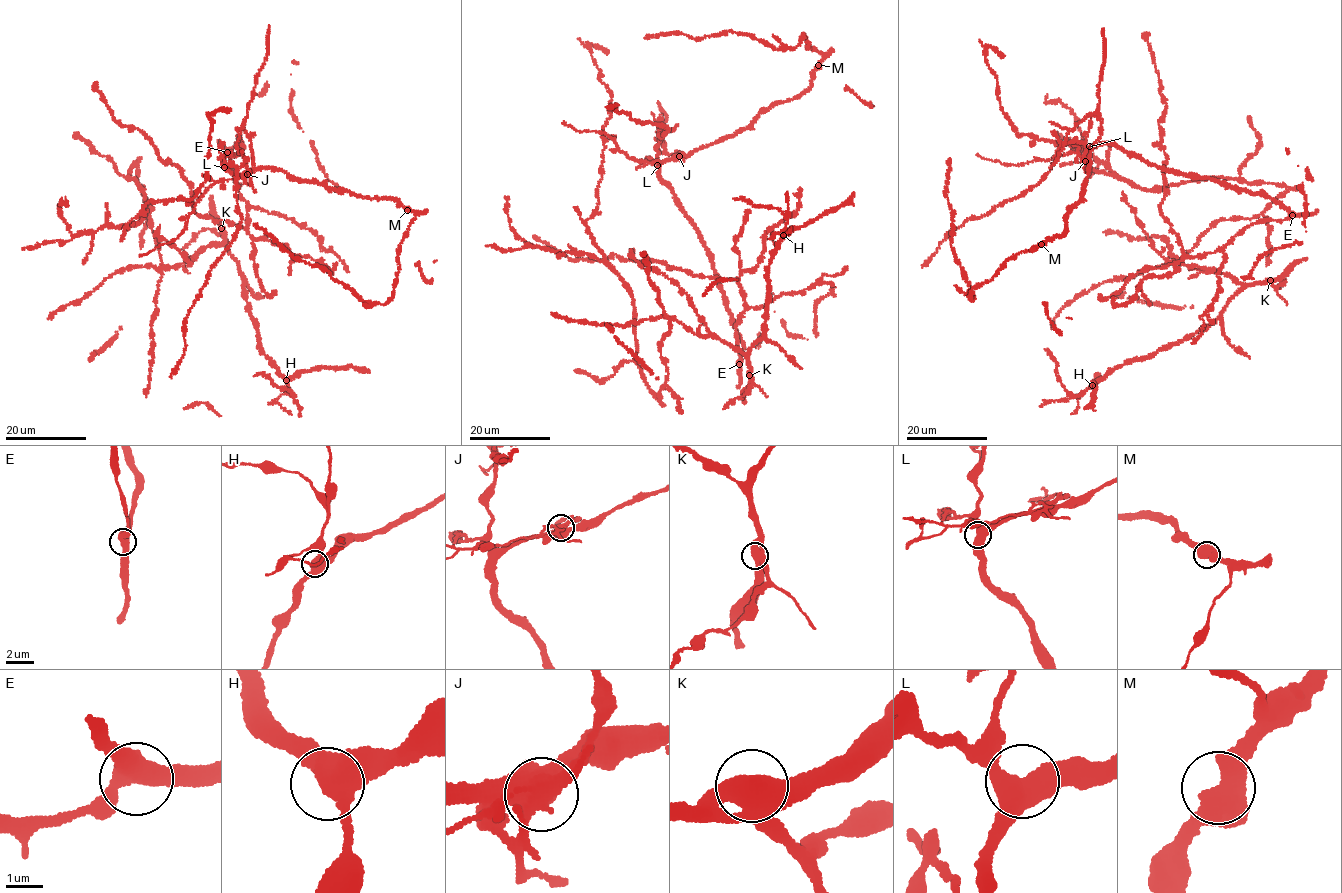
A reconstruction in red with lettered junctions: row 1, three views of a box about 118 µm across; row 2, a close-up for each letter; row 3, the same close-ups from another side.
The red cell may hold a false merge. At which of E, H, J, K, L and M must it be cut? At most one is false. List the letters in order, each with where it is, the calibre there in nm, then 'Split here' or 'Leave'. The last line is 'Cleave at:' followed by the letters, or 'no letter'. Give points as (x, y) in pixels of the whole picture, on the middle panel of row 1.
E: Place: (739, 364). Thickness 440 nm. Leave
H: Place: (783, 235). Thickness 460 nm. Leave
J: Place: (679, 156). Thickness 500 nm. Split here
K: Place: (749, 375). Thickness 440 nm. Leave
L: Place: (657, 165). Thickness 480 nm. Leave
M: Place: (818, 65). Thickness 500 nm. Leave
Cleave at: J

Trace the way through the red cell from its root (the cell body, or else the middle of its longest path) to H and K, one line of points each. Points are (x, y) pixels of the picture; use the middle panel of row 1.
H: (594, 211), (587, 229), (632, 296), (637, 364), (659, 399), (667, 317), (744, 354), (761, 339), (783, 235)
K: (594, 211), (587, 229), (632, 296), (651, 392), (659, 399), (667, 376), (667, 317), (736, 347), (749, 375)

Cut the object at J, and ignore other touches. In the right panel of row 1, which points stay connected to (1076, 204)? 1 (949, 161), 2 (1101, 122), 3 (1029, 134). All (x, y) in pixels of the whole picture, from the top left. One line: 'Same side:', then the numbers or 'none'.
Same side: 1, 3

